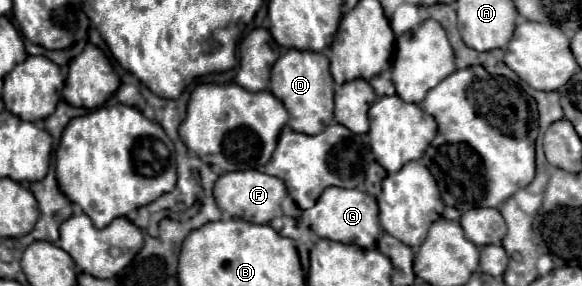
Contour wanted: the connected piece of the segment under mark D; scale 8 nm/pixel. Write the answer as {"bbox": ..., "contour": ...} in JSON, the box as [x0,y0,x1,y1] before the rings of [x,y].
{"bbox":[271,50,333,134],"contour":[[[289,50],[271,70],[271,92],[285,104],[289,112],[289,126],[295,132],[319,134],[333,122],[333,78],[329,74],[329,60],[319,52]]]}

